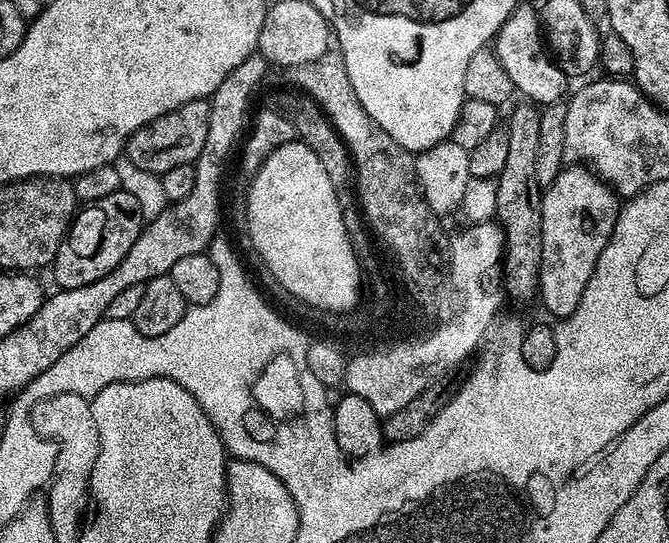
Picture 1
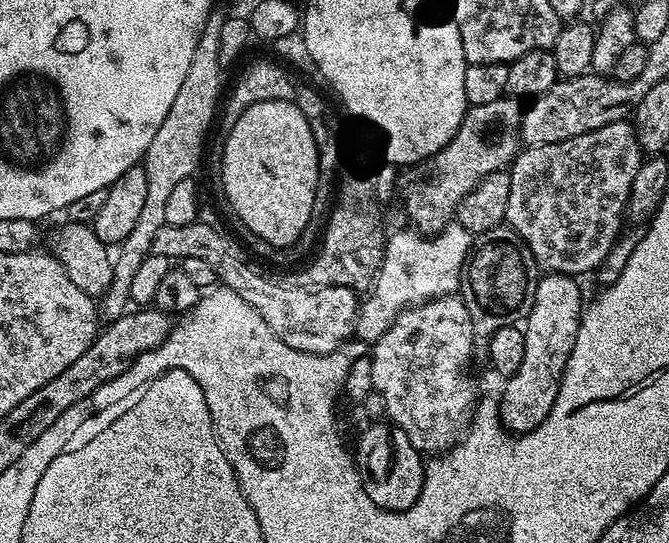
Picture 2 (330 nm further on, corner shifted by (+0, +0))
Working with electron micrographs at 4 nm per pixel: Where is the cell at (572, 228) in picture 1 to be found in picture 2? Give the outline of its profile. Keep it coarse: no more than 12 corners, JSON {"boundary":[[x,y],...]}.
{"boundary":[[573,277],[536,284],[501,425],[535,430],[558,398],[582,315]]}

